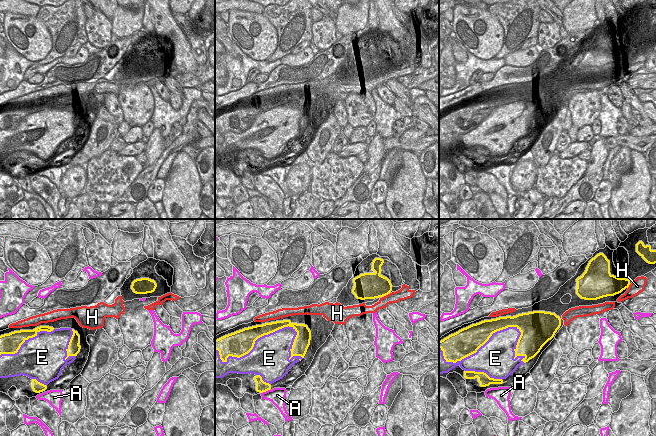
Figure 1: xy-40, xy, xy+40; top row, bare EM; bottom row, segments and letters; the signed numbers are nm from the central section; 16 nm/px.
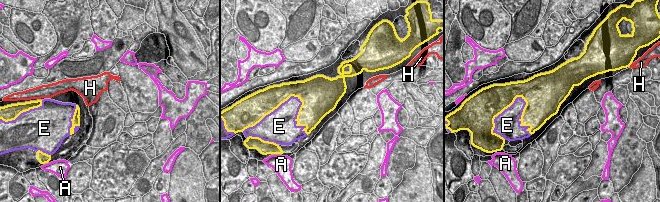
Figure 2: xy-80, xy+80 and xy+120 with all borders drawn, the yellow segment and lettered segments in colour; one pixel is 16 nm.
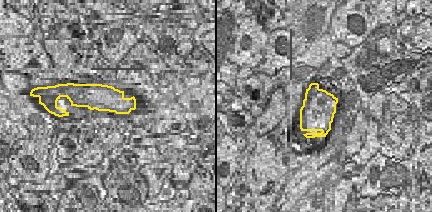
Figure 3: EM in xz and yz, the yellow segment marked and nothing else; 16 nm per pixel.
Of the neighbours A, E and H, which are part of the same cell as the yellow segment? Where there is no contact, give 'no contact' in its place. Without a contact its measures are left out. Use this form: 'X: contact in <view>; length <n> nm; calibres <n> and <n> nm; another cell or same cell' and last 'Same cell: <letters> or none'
A: contact in xy; length 160 nm; calibres 190 and 260 nm; another cell
E: contact in xy; length 1400 nm; calibres 220 and 480 nm; same cell
H: contact in xy; length 100 nm; calibres 400 and 190 nm; another cell
Same cell: E

